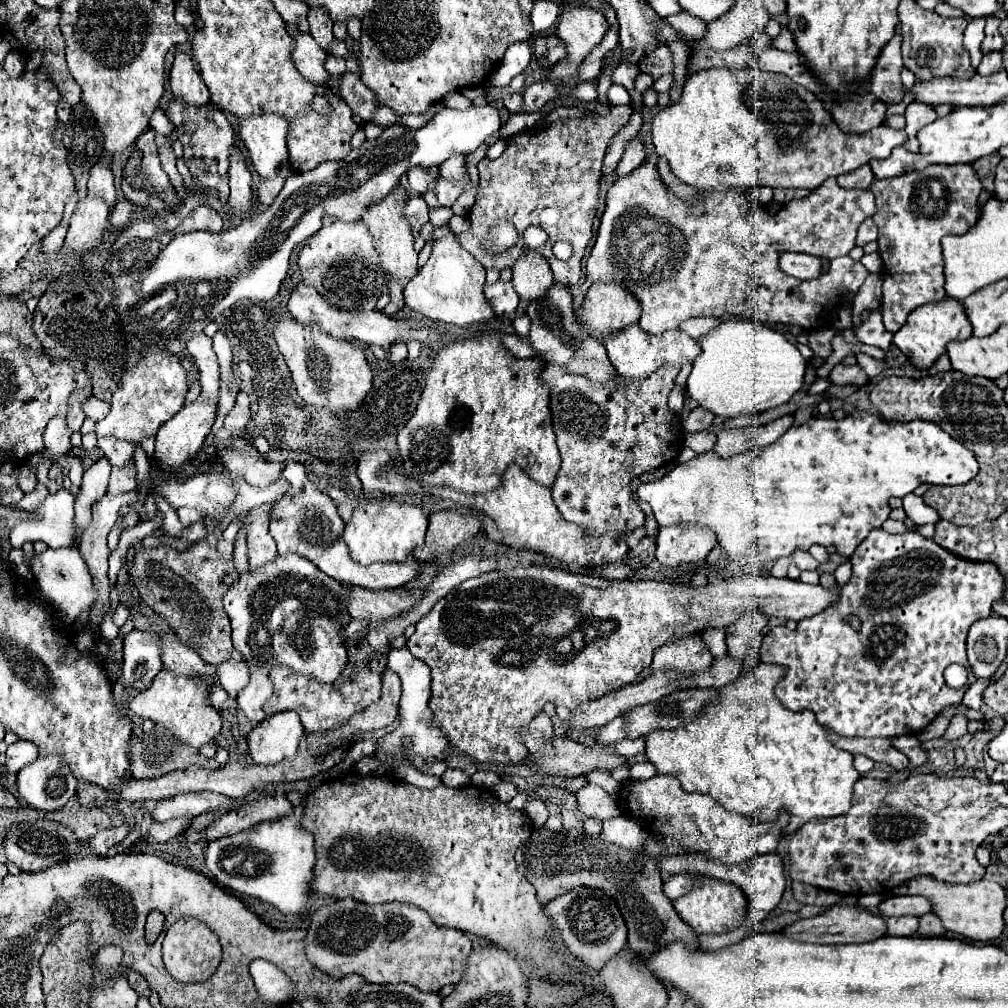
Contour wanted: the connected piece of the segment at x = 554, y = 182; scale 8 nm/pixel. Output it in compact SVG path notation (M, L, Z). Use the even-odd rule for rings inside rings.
M616 105L604 117L590 115L580 119L558 119L546 129L522 131L508 137L506 151L498 159L484 157L478 163L482 199L478 199L468 213L468 219L472 223L470 231L456 235L462 249L470 251L486 267L510 267L524 251L524 229L528 225L540 225L544 231L558 231L556 235L552 233L546 245L538 249L538 253L542 253L548 259L554 271L554 281L566 287L576 285L582 275L580 261L592 237L592 219L598 209L602 161L606 155L606 147L610 139L628 123L630 113L630 105ZM500 219L506 219L512 225L516 225L518 253L486 255L482 251L482 239ZM556 241L568 241L572 245L572 257L568 261L558 261L554 257L552 245Z

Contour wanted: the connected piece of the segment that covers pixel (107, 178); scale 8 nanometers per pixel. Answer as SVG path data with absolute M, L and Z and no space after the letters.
M94 165L88 179L88 195L100 195L108 207L116 201L116 187L114 187L114 175L110 171L110 165Z

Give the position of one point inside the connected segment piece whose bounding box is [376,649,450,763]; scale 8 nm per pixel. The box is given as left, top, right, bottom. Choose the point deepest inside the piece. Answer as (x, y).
(416, 735)

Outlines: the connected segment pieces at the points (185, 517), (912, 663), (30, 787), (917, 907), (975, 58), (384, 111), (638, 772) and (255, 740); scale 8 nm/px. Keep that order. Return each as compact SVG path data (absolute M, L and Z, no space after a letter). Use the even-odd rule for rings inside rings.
M180 507L178 509L178 517L180 517L180 523L186 527L186 525L192 525L196 521L204 521L200 513L196 513L196 509L188 509L188 507Z
M874 529L850 561L852 577L832 607L798 621L794 631L782 625L764 637L760 659L786 669L774 687L774 695L790 711L814 711L820 725L842 737L918 735L944 707L960 705L966 689L976 681L966 659L968 627L978 619L990 617L992 603L1006 593L1004 577L996 565L960 559L916 531L890 535L884 529ZM846 615L860 617L860 631L844 621ZM952 663L968 669L968 681L960 689L948 687L942 677L944 669Z
M60 755L38 757L18 771L16 787L20 797L40 811L56 811L76 793L78 781Z
M892 895L890 899L878 905L882 917L896 917L896 915L916 915L922 917L924 913L932 911L932 901L924 895Z
M974 17L974 19L970 19L970 23L964 31L964 47L970 51L974 69L980 65L980 59L982 59L980 43L984 39L984 25L986 25L986 21L982 17Z
M378 107L378 111L376 111L374 117L372 117L372 123L382 125L382 127L392 125L392 123L396 123L396 121L400 121L400 115L396 115L396 111L392 111L390 107Z
M634 763L630 767L630 777L632 779L650 779L652 775L656 775L656 767L650 763Z
M282 711L266 717L248 735L248 751L258 765L274 765L296 757L306 729L294 711Z

